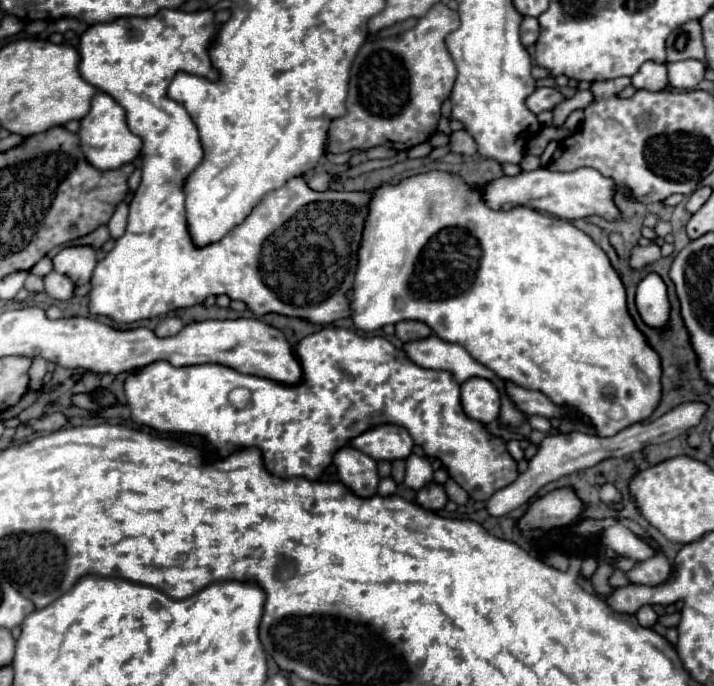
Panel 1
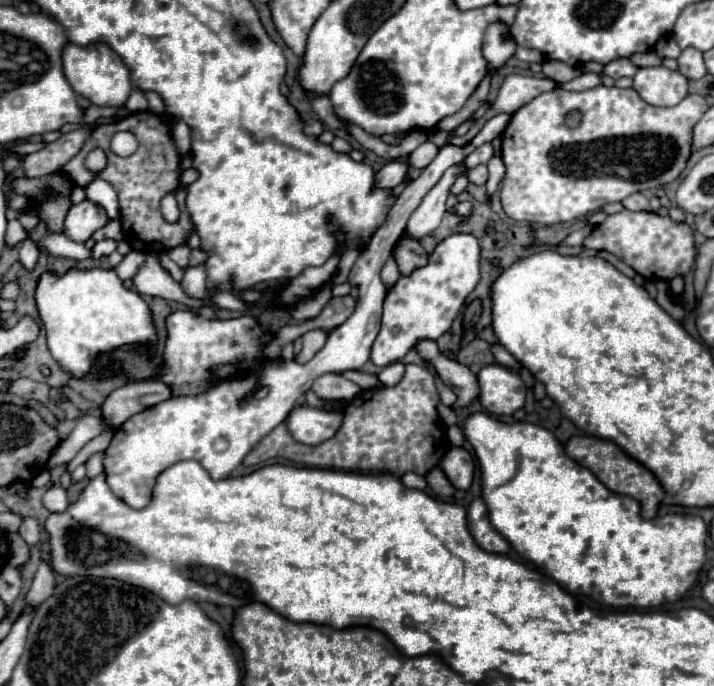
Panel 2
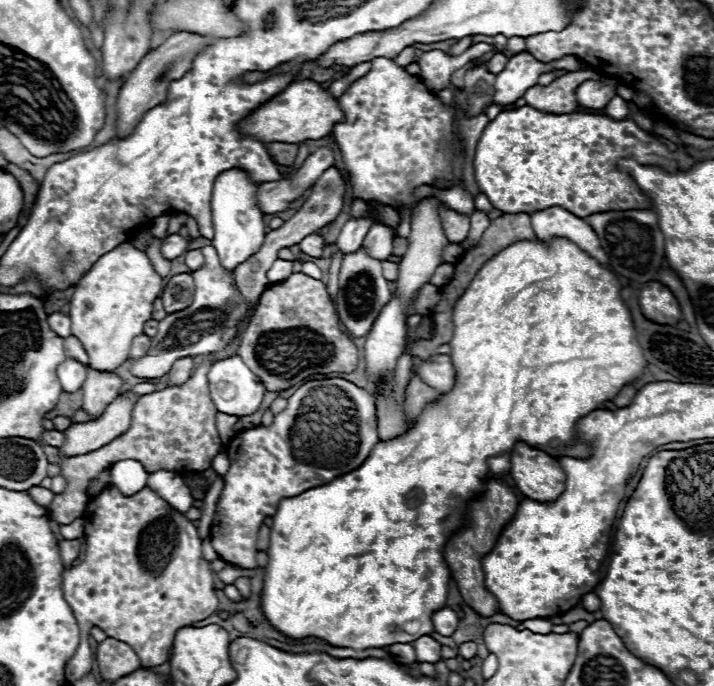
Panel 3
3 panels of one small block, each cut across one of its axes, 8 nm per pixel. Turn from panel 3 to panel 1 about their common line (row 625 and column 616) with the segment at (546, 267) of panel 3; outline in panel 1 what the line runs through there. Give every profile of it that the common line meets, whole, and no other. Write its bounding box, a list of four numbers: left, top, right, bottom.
[352,172,662,436]

